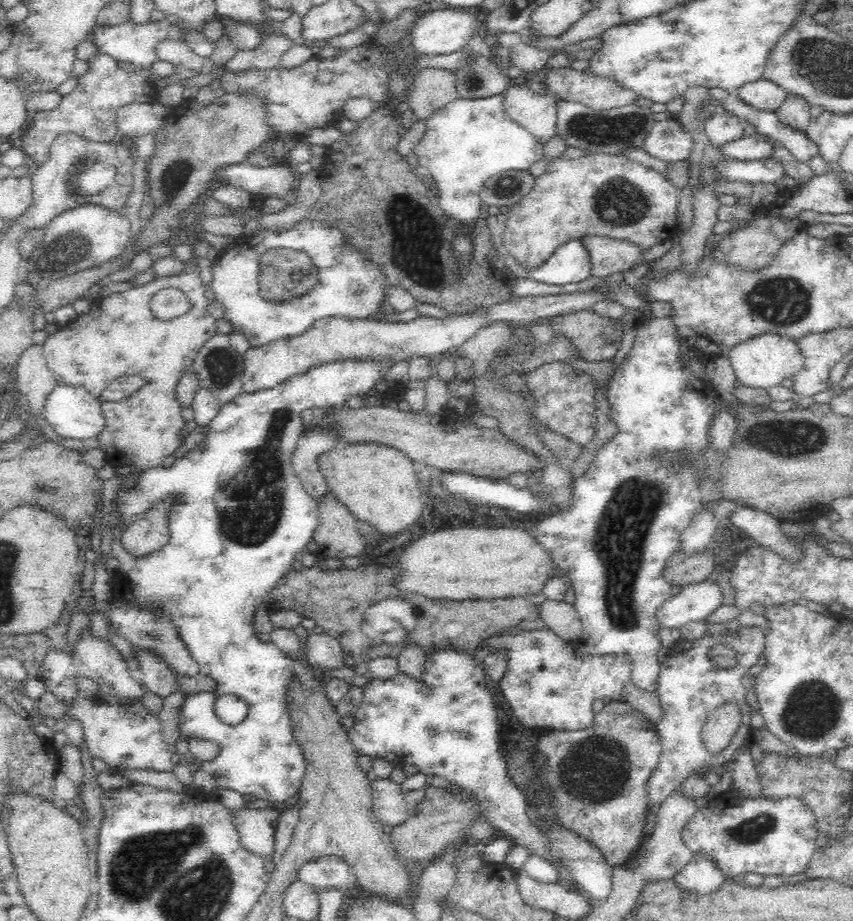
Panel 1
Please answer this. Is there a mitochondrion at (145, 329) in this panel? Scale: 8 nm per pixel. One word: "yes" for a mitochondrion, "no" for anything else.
no

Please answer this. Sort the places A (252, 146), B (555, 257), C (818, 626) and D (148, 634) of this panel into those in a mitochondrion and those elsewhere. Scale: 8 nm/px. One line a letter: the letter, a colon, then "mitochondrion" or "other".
A: other
B: other
C: other
D: mitochondrion

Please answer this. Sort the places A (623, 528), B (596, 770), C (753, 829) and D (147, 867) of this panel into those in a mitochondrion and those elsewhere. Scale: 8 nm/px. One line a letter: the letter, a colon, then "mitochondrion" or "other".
A: mitochondrion
B: mitochondrion
C: mitochondrion
D: mitochondrion

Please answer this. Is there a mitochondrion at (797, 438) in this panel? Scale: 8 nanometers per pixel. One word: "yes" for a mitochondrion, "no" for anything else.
yes

